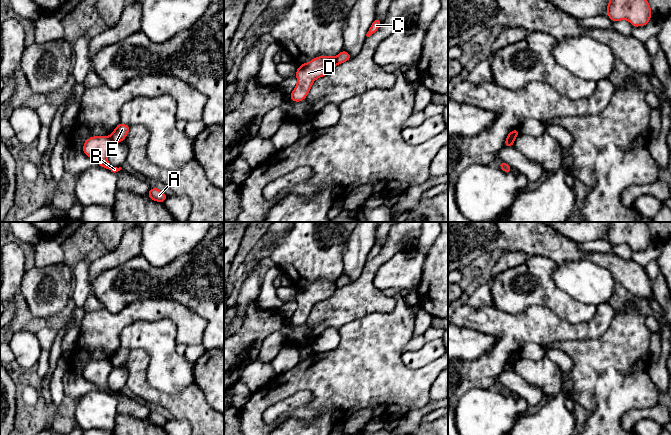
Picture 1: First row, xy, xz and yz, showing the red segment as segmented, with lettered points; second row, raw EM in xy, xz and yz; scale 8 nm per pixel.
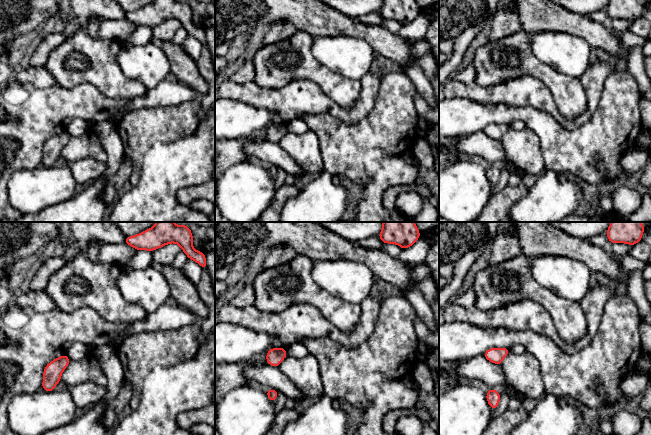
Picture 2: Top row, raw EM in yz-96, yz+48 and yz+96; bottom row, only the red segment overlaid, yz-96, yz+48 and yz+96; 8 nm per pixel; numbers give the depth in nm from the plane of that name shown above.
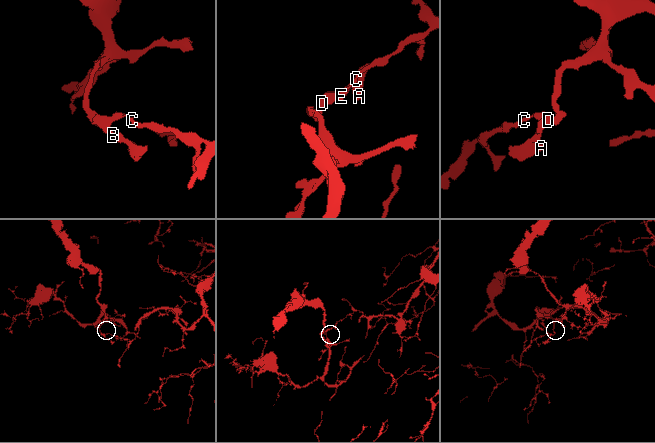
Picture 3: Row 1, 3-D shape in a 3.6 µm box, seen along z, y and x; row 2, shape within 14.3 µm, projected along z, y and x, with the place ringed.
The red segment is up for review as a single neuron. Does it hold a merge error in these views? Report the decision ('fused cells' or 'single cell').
fused cells

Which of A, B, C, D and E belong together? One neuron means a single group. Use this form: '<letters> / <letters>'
A B D / C E

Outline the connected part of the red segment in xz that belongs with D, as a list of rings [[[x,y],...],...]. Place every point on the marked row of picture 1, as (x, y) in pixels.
[[[318,56],[311,61],[299,65],[295,76],[297,77],[297,85],[289,95],[291,101],[301,102],[304,100],[313,82],[320,77],[328,75],[337,65],[336,57]]]

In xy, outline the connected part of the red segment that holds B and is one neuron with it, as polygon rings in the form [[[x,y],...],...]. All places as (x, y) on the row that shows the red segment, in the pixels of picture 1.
[[[91,136],[83,144],[83,153],[97,162],[99,166],[115,173],[122,168],[112,167],[108,162],[108,152],[114,144],[111,136]]]

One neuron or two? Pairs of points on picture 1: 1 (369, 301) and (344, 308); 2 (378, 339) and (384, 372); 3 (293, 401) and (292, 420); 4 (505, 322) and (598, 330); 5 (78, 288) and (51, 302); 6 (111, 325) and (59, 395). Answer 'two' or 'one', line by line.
1: one
2: one
3: two
4: one
5: two
6: two

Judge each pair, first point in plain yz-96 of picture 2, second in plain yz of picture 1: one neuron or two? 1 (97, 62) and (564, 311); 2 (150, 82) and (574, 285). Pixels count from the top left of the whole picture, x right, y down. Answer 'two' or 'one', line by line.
1: one
2: one

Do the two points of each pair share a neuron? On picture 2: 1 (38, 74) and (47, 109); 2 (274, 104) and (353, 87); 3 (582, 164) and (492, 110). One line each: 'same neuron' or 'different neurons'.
1: different neurons
2: different neurons
3: same neuron

